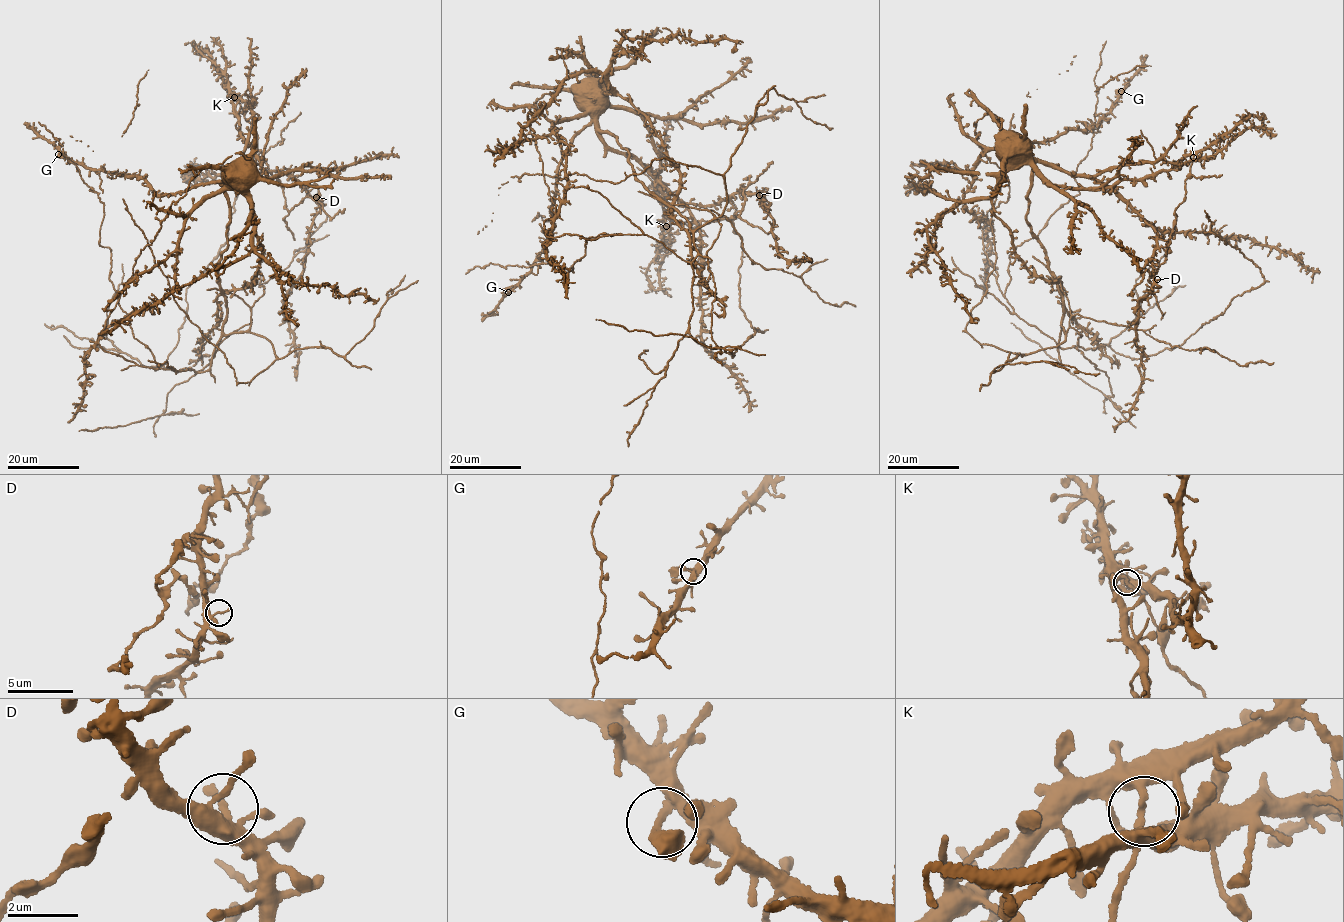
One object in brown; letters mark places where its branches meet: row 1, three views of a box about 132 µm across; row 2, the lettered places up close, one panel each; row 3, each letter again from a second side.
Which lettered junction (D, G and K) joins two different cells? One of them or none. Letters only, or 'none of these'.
K

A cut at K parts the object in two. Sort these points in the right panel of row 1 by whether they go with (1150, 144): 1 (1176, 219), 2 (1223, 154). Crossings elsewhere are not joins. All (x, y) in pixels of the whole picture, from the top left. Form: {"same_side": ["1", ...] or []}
{"same_side": ["2"]}

